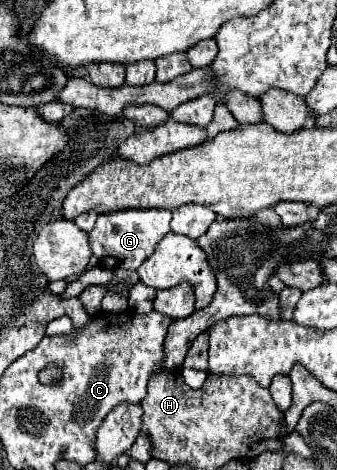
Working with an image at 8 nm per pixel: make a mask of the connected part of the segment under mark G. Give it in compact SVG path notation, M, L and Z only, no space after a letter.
M116 210L104 212L98 216L94 230L90 232L90 246L94 256L98 258L100 266L104 268L124 268L124 270L138 270L138 266L154 252L154 246L170 232L170 210Z

